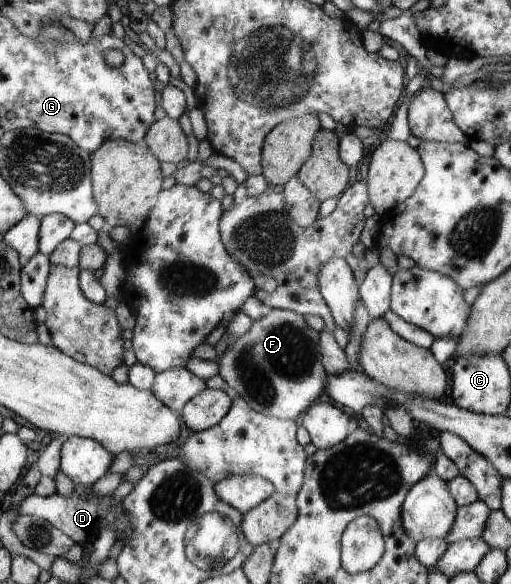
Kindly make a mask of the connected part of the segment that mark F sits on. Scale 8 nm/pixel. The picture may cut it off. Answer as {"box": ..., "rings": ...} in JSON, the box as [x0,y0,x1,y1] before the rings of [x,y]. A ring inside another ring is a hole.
{"box":[216,308,327,420],"rings":[[[271,308],[260,319],[253,321],[253,327],[241,335],[220,359],[216,359],[220,374],[232,393],[249,402],[262,415],[281,420],[294,420],[318,401],[324,392],[327,373],[321,362],[319,333],[308,327],[303,315],[290,310]]]}

